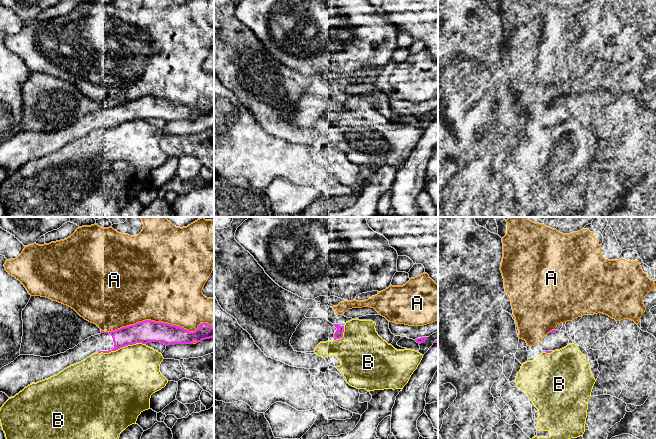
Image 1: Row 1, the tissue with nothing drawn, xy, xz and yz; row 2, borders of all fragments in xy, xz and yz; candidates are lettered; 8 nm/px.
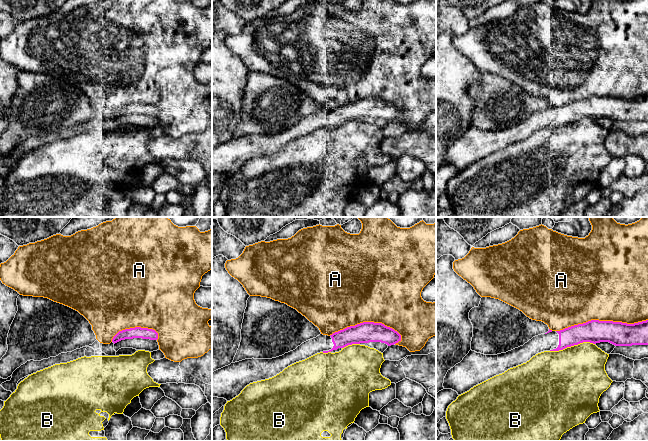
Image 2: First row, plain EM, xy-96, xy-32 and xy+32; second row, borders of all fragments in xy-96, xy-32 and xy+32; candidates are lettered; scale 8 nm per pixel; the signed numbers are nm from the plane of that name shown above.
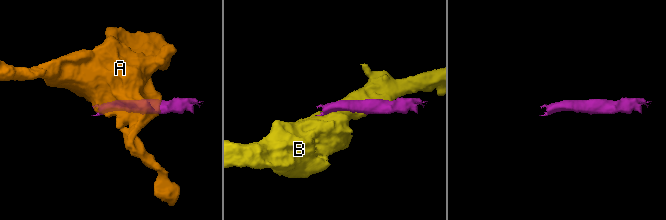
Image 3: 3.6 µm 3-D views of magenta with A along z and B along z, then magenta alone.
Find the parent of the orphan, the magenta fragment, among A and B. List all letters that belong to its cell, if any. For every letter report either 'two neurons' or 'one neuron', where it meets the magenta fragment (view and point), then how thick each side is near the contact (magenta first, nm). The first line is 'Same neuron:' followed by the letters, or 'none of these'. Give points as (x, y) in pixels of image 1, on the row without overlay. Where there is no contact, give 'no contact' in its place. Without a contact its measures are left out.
Same neuron: none of these
A: two neurons; meets magenta in xy at (157, 98); 180 nm thick on the magenta side, 480 nm on the other
B: two neurons; meets magenta in xy at (120, 123); 180 nm thick on the magenta side, 480 nm on the other

